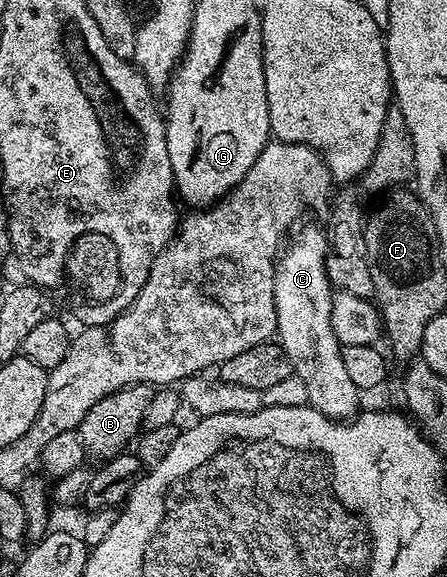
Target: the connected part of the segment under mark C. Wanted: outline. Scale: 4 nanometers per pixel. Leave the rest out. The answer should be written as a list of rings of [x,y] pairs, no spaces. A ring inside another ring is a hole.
[[[307,226],[293,238],[286,243],[275,263],[277,342],[285,356],[289,356],[294,377],[303,381],[306,401],[310,406],[321,411],[326,418],[351,420],[360,409],[361,391],[355,387],[353,380],[349,380],[343,347],[333,332],[333,287],[326,272],[327,238],[319,226]]]

